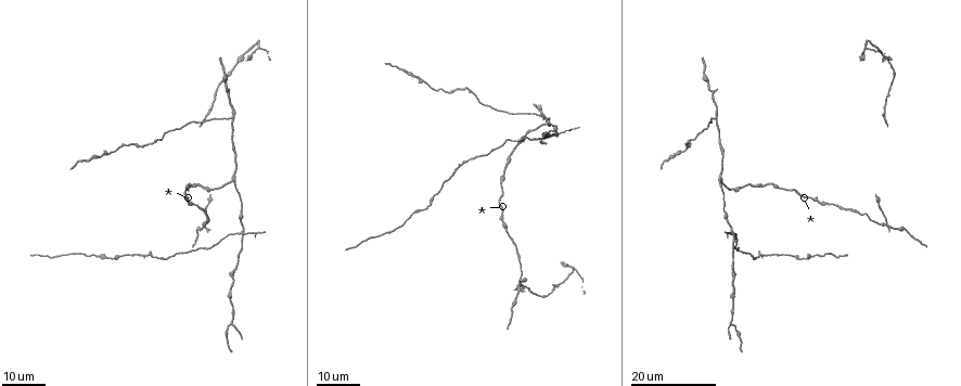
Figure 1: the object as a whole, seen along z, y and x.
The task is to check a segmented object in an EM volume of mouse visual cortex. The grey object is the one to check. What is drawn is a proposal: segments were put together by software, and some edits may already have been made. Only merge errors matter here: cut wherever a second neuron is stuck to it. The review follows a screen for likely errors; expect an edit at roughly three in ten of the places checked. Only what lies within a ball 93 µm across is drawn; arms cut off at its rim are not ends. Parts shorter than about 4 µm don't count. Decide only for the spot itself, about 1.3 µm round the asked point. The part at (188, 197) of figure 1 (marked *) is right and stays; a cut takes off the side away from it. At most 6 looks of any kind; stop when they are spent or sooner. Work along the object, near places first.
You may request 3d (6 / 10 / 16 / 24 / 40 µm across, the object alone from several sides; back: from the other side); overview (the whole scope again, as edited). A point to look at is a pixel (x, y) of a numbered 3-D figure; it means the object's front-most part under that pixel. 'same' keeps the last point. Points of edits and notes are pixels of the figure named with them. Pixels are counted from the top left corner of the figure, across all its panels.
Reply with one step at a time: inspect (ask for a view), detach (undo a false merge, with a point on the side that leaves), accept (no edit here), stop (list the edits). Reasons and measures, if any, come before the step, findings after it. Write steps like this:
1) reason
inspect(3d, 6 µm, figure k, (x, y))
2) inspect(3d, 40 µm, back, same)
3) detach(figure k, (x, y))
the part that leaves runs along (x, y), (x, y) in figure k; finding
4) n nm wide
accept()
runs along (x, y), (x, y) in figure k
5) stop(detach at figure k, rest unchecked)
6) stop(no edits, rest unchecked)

four arms meet
inspect(3d, 16 µm, figure 1, (518, 291))

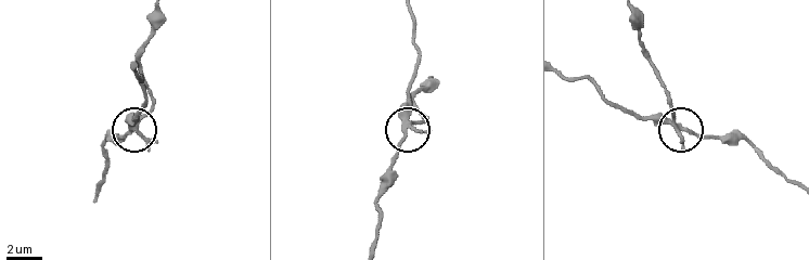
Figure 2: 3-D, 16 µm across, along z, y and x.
inspect(3d, 6 µm, figure 2, (673, 123))

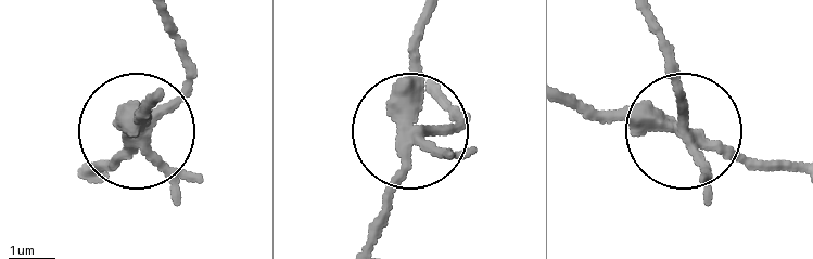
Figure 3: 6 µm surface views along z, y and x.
other side
inspect(3d, 6 µm, back, figure 3, (412, 133))

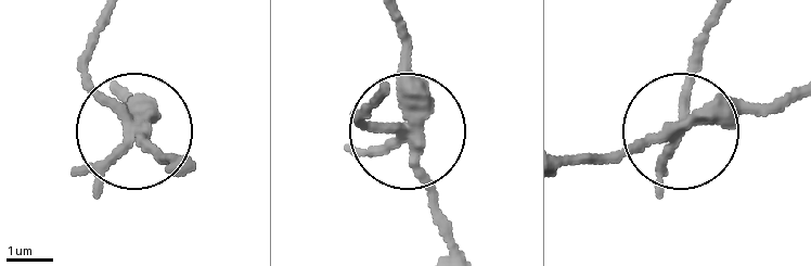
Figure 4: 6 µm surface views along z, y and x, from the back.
detach(figure 4, (85, 75))
the part that leaves runs along (128, 122), (86, 66), (101, 20) in figure 4; two neurons meet here

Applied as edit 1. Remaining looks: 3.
four-way junction
inspect(3d, 16 µm, figure 1, (241, 235))

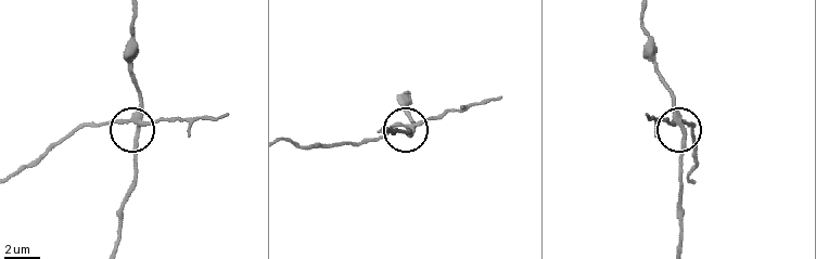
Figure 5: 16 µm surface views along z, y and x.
inspect(3d, 6 µm, figure 5, (409, 127))

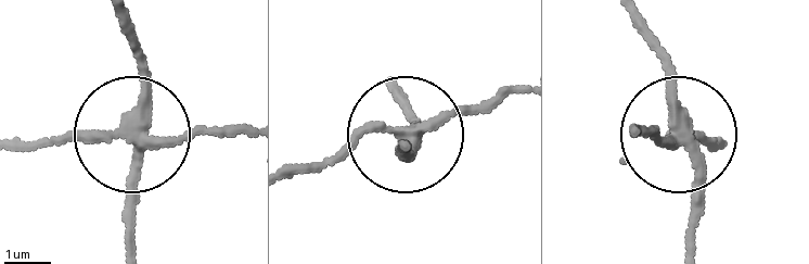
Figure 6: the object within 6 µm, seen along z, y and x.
290 nm wide
detach(figure 6, (197, 125))
the part that leaves runs along (132, 140), (20, 140) in figure 6; a second neuron is stuck on

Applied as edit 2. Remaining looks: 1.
stop(detach at figure 4, detach at figure 6, rest unchecked)

